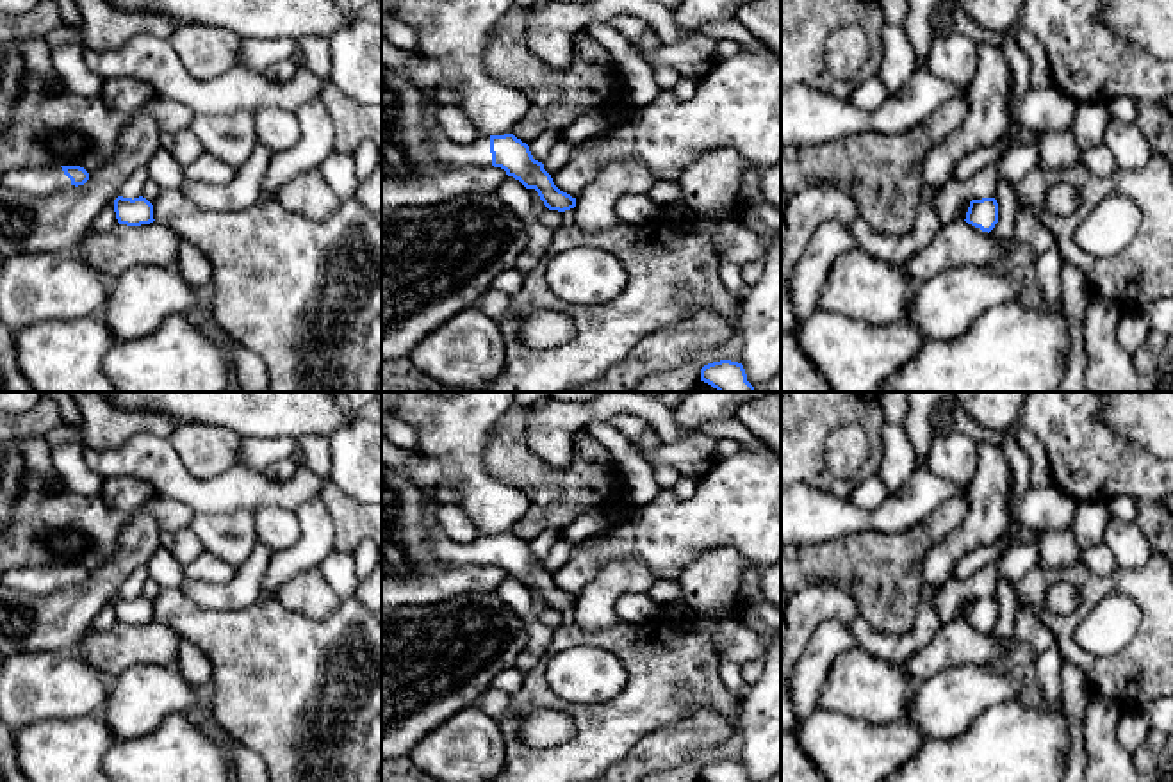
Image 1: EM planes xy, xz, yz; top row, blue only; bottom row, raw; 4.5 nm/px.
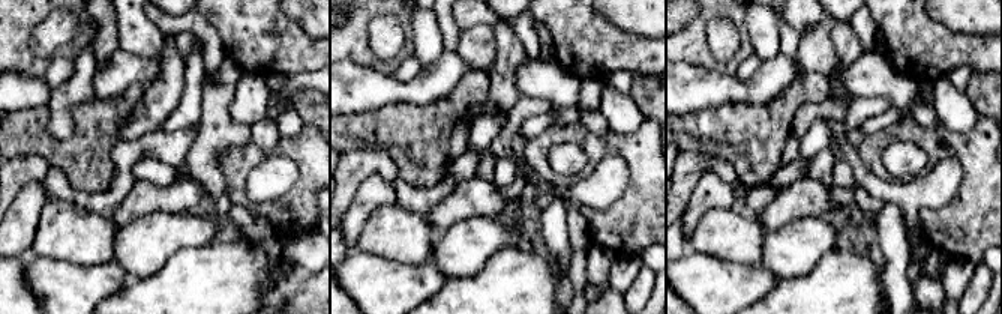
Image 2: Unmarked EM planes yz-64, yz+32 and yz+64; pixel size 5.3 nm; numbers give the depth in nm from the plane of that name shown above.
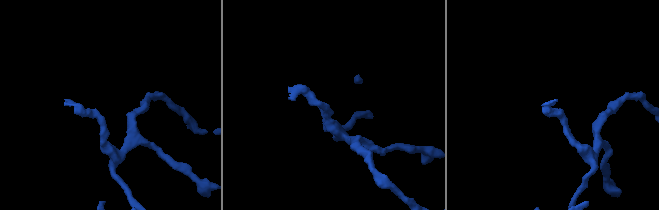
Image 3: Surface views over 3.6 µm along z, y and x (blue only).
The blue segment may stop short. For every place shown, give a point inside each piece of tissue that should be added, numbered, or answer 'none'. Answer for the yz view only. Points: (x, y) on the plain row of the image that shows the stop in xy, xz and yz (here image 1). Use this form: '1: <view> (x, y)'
none

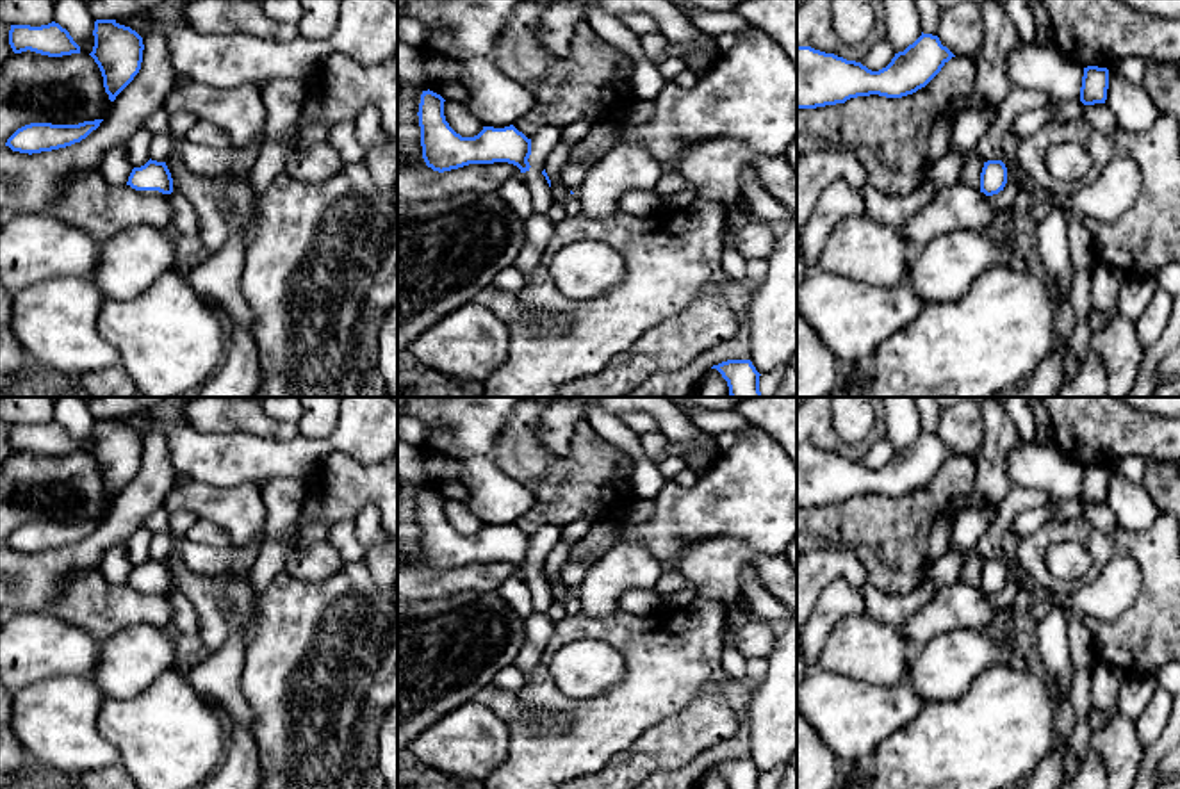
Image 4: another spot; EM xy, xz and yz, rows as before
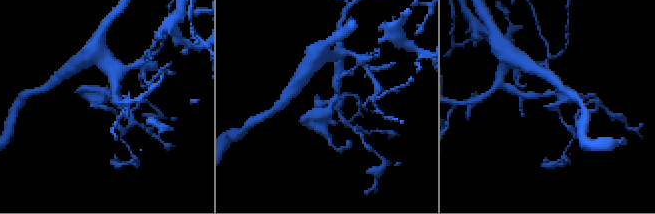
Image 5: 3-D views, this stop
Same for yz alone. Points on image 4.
none

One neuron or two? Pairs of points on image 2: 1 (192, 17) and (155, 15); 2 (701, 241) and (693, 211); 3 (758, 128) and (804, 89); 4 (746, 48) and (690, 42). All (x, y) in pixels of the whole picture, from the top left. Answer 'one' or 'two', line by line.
1: one
2: two
3: one
4: one

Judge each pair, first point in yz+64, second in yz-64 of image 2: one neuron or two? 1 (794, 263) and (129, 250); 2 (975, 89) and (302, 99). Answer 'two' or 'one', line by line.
1: one
2: one

